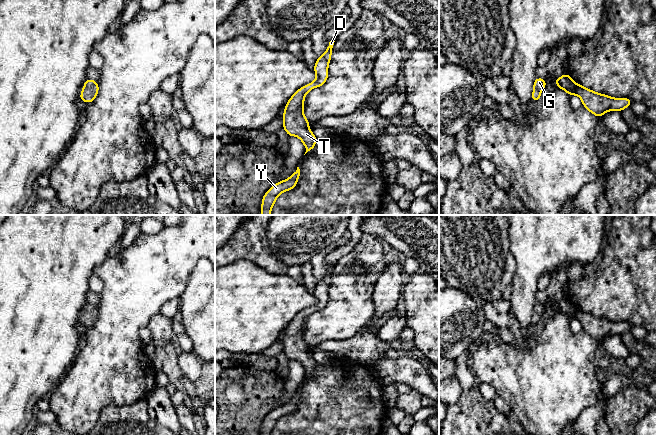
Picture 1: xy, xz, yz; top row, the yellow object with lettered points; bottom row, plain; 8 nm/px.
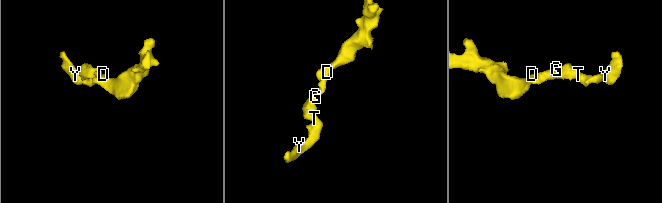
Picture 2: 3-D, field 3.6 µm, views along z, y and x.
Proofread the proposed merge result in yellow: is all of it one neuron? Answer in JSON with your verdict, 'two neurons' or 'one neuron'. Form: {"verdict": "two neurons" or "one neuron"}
{"verdict": "one neuron"}

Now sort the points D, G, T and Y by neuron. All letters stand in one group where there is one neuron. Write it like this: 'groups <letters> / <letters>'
groups D G T Y

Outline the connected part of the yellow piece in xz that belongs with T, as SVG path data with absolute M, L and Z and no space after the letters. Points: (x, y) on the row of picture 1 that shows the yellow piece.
M330 41L326 52L319 56L315 63L316 79L300 89L288 100L283 114L283 128L289 136L298 137L305 145L305 154L315 147L317 138L309 129L309 121L303 114L304 98L313 88L322 86L328 78L328 65L331 60L332 48L335 41Z

